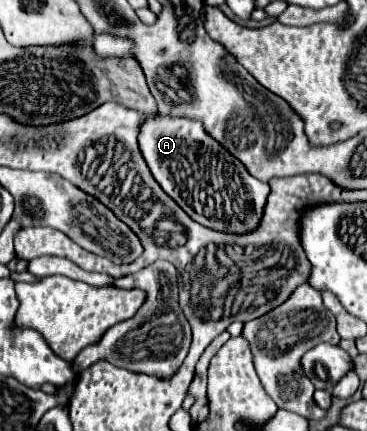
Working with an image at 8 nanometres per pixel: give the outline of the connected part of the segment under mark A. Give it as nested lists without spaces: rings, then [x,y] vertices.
[[[154,113],[152,117],[146,117],[140,125],[138,145],[152,177],[166,191],[166,195],[170,195],[196,223],[224,233],[248,233],[258,227],[270,187],[264,181],[252,177],[248,169],[232,153],[228,153],[228,149],[224,149],[216,139],[206,133],[200,121]]]

